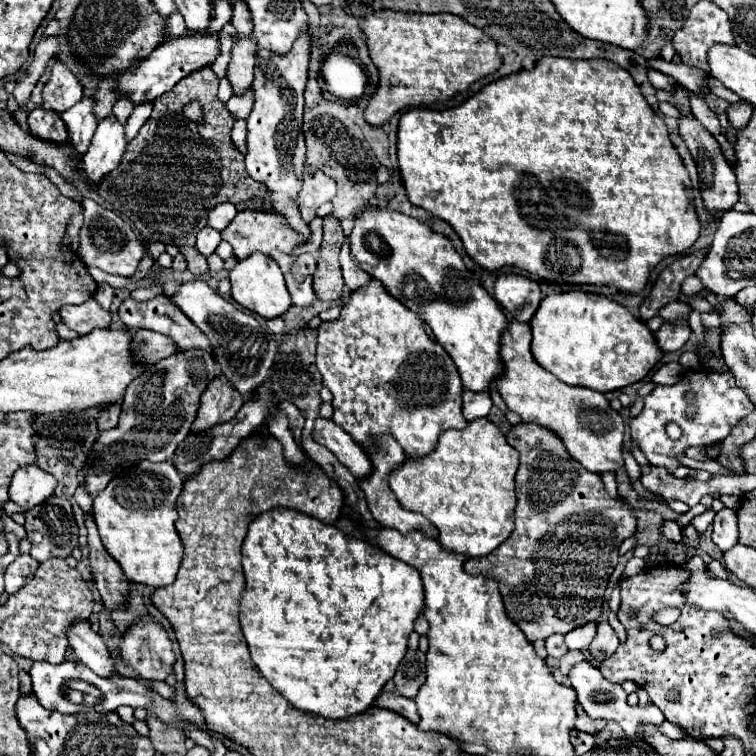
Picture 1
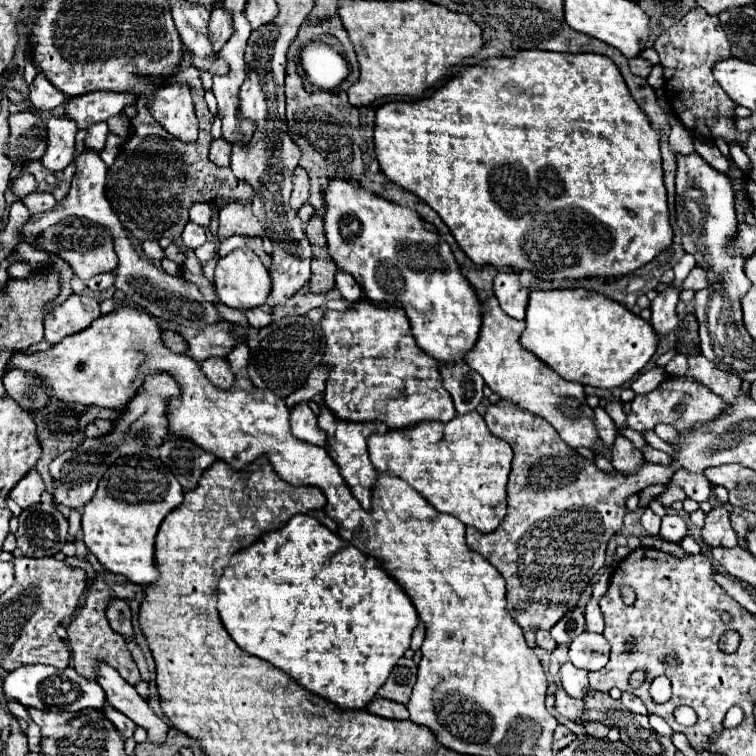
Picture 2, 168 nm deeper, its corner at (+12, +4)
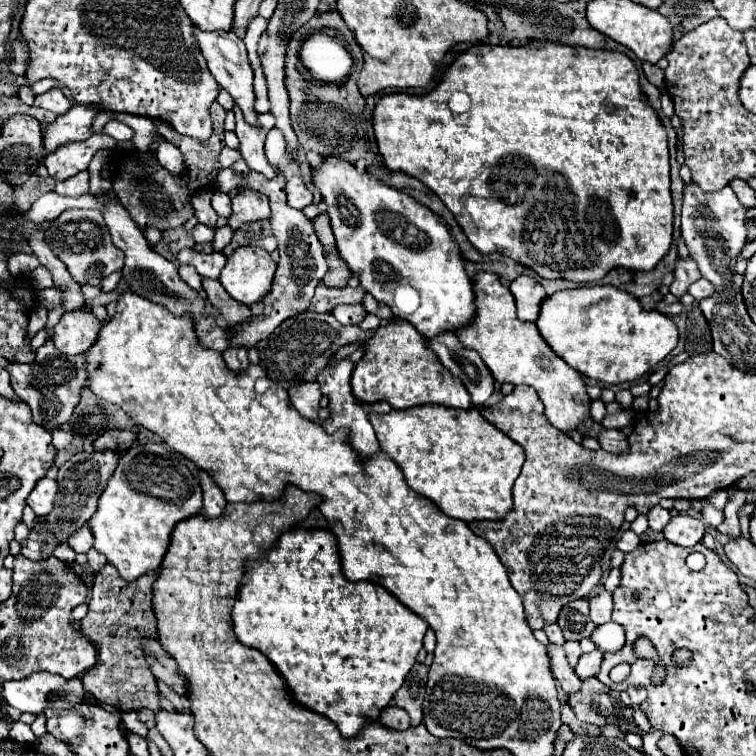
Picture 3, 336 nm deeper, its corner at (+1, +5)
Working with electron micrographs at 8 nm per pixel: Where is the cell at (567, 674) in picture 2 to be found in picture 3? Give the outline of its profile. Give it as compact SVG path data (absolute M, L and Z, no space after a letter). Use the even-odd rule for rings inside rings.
M593 650L589 654L583 654L575 666L575 672L581 680L587 680L587 678L593 678L597 676L599 668L601 668L601 660L603 660L603 654L599 650Z

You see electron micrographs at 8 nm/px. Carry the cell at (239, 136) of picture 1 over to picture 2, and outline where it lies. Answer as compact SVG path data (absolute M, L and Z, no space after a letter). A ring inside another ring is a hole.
M216 139L212 141L210 147L210 161L220 165L220 167L228 167L230 165L230 153L232 153L232 145L228 145L224 139Z

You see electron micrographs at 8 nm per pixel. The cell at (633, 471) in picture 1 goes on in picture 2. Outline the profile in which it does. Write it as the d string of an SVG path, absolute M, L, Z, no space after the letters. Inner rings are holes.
M596 407L594 409L594 427L598 431L598 437L604 441L604 445L612 447L612 441L616 437L616 427L614 427L614 421L610 419L610 415L604 411L604 407Z

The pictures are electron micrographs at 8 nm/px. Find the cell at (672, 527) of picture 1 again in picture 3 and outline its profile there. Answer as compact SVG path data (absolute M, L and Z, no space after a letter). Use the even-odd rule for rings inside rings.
M653 506L653 508L649 510L647 518L649 518L649 528L653 528L653 530L657 530L657 532L661 532L661 530L665 528L665 524L671 520L669 510L665 510L665 508L661 508L661 506Z

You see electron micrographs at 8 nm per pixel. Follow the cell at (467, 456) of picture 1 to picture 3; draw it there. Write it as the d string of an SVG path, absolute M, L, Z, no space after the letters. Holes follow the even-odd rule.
M415 406L409 410L391 410L389 414L371 414L381 450L403 470L407 484L433 500L447 516L475 520L503 520L513 508L513 482L525 462L525 452L511 438L503 436L477 408L453 410L447 406Z

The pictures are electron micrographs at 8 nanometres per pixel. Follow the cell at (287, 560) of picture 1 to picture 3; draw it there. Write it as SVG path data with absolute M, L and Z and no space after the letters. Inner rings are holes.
M295 528L295 530L283 532L279 536L279 540L275 542L275 546L269 550L269 554L263 556L263 560L259 564L251 564L247 568L247 572L245 572L245 576L241 580L239 592L237 592L235 606L233 606L233 626L235 626L235 636L237 636L237 640L241 640L241 644L263 652L275 664L275 668L285 678L287 688L291 690L291 696L299 704L303 704L303 706L331 718L337 724L337 728L343 732L343 736L347 736L347 738L355 736L363 728L365 720L375 720L379 716L379 712L391 704L395 692L401 688L405 676L413 668L419 650L423 648L423 636L425 636L425 632L429 628L427 622L423 618L419 618L419 614L411 612L405 604L401 604L381 584L375 584L375 582L349 582L345 578L345 574L343 574L343 568L341 568L341 556L339 556L335 536L329 530L321 530L321 528L313 528L313 530Z

